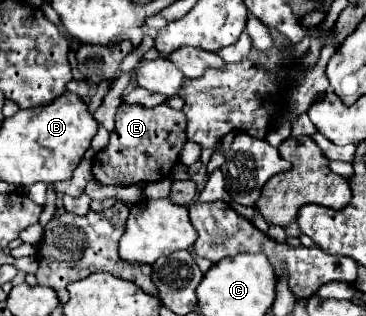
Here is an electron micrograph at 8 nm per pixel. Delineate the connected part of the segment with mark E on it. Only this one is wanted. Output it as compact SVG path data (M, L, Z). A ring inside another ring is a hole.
M121 104L115 118L115 130L111 132L111 140L107 148L97 152L93 160L93 174L101 184L115 186L163 180L177 164L179 150L185 142L185 114L181 110L173 110L167 104L159 104L155 108Z

